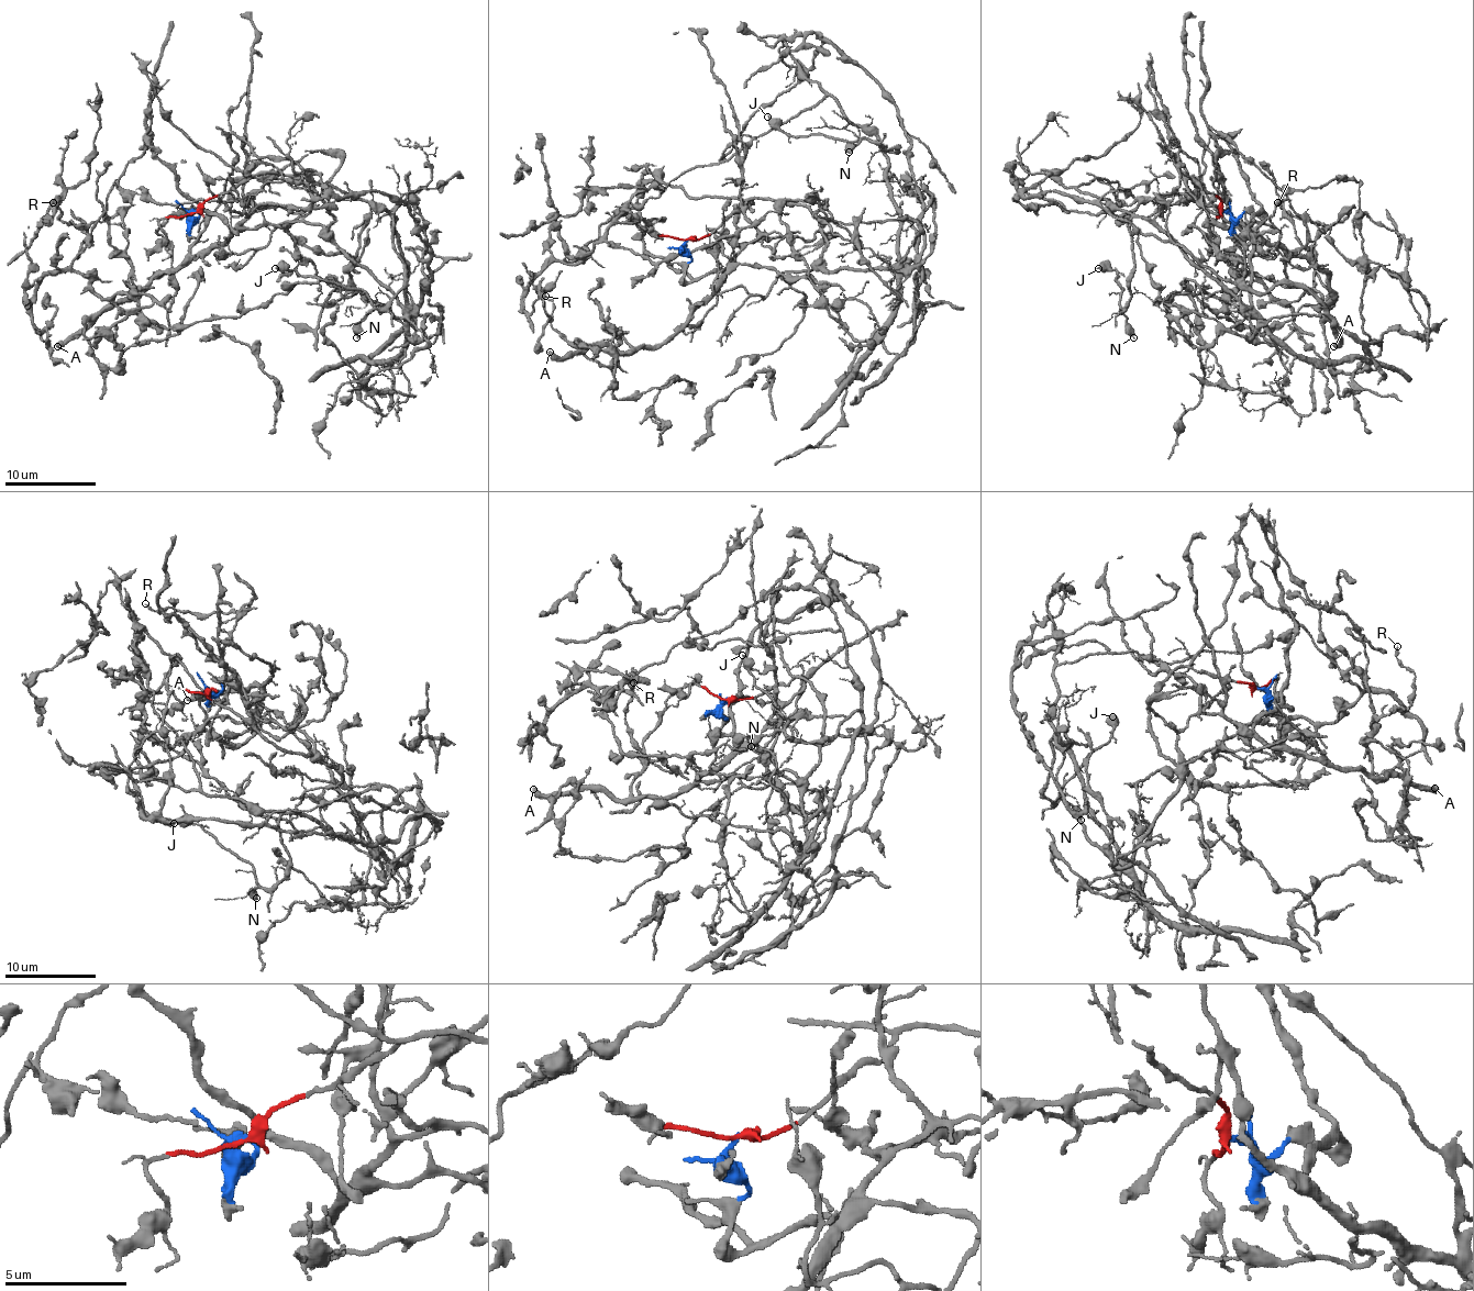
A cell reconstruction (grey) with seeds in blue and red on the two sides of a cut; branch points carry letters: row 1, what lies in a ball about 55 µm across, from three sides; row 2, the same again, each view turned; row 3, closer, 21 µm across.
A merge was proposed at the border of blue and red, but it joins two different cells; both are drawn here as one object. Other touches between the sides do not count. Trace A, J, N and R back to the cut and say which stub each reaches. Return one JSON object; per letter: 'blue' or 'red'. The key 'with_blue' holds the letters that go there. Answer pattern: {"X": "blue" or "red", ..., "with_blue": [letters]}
{"A": "blue", "J": "red", "N": "red", "R": "blue", "with_blue": ["A", "R"]}

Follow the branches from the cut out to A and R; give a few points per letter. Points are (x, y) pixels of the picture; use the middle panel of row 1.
A: (686, 240), (688, 274), (697, 278), (720, 269), (722, 278), (672, 335), (629, 352), (549, 352)
R: (686, 240), (688, 274), (722, 278), (672, 335), (635, 346), (617, 333), (610, 363), (551, 326), (546, 297)

